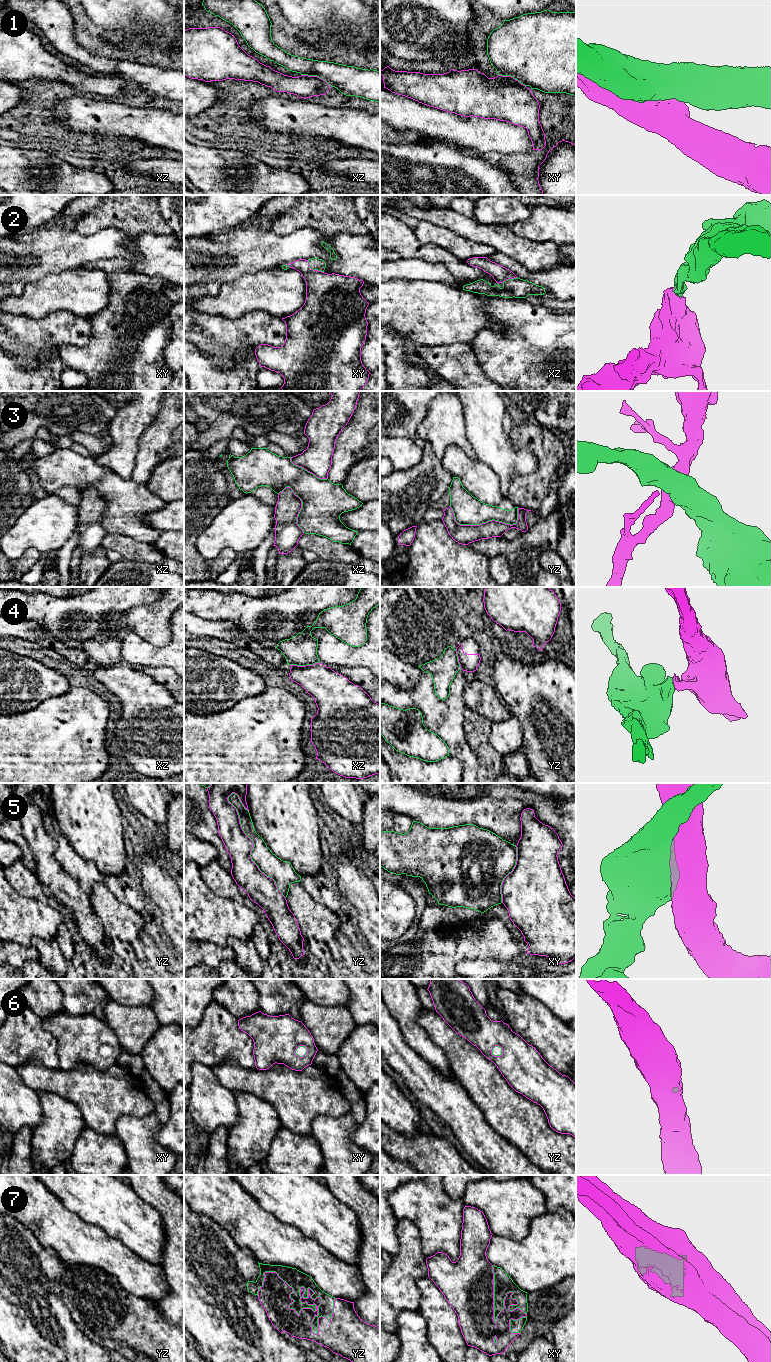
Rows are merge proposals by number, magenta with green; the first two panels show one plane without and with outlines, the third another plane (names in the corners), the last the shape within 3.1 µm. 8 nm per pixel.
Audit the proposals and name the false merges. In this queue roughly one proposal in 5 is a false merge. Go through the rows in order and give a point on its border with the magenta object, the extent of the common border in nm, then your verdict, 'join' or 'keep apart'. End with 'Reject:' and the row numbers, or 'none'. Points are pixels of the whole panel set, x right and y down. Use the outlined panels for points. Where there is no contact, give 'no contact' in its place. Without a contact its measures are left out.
1: contact xz (316, 76); length 260 nm; keep apart
2: contact xy (314, 270); length 170 nm; join
3: contact yz (480, 524); length 550 nm; keep apart
4: contact xz (304, 666); length 240 nm; keep apart
5: contact yz (253, 846); length 950 nm; keep apart
6: contact xy (299, 1045); length 120 nm; join
7: contact yz (289, 1304); length 650 nm; join
Reject: 1, 3, 4, 5

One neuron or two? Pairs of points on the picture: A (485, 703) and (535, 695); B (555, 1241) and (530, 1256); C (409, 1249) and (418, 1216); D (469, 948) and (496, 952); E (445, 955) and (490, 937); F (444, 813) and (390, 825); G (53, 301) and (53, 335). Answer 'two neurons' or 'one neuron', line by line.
A: two neurons
B: one neuron
C: two neurons
D: one neuron
E: one neuron
F: two neurons
G: two neurons

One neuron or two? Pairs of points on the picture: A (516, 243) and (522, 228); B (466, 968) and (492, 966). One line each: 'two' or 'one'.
A: two
B: one

